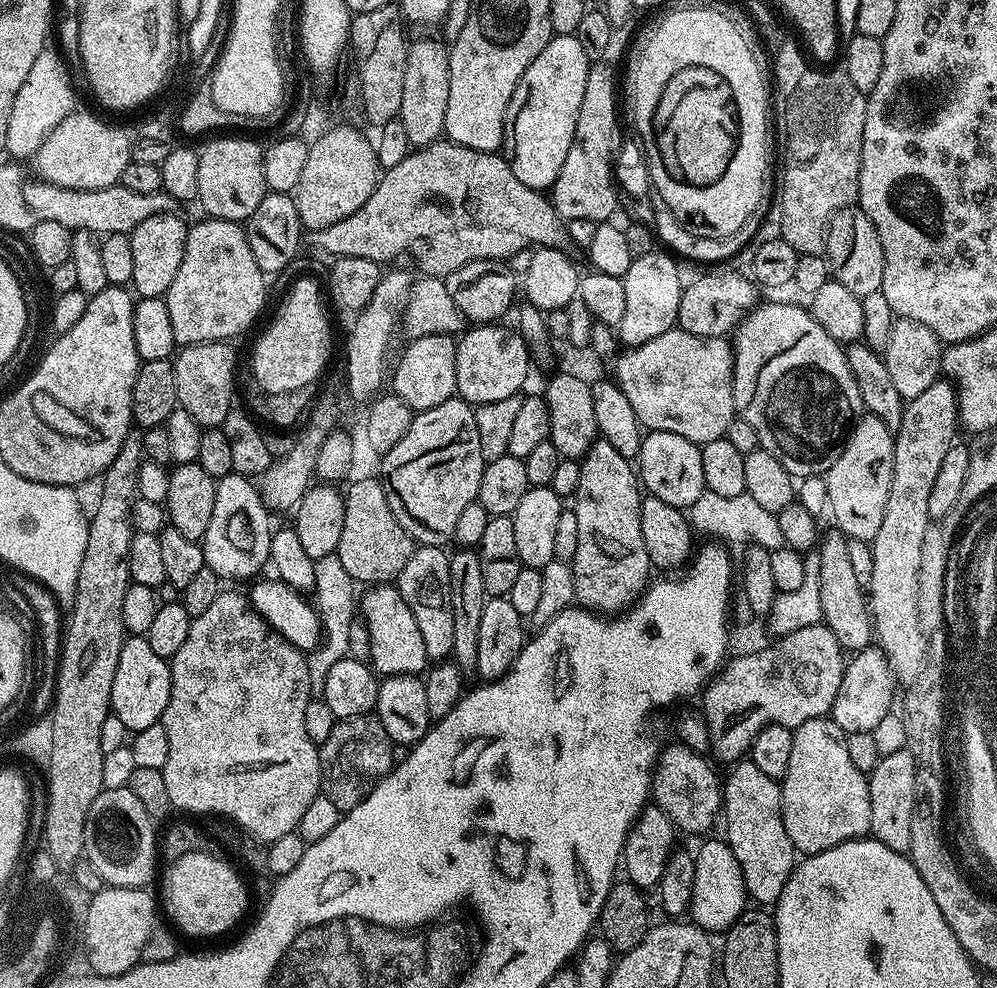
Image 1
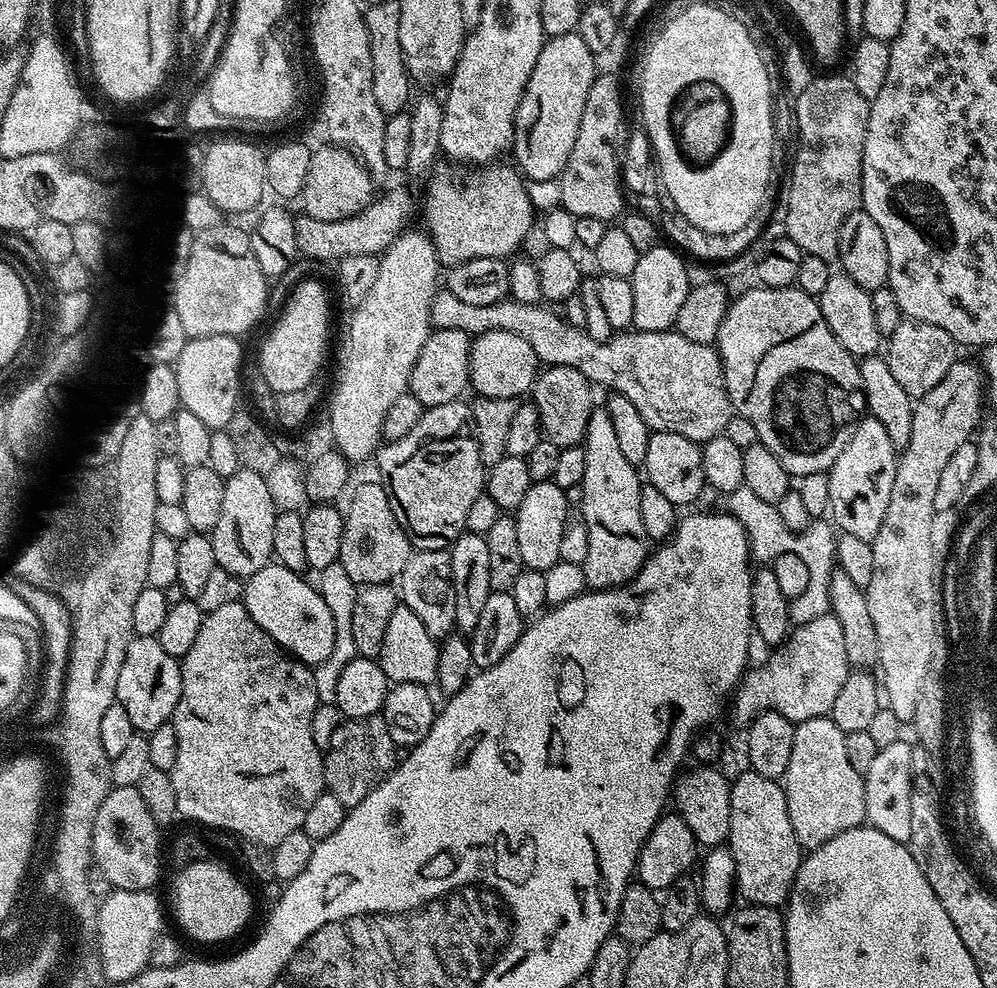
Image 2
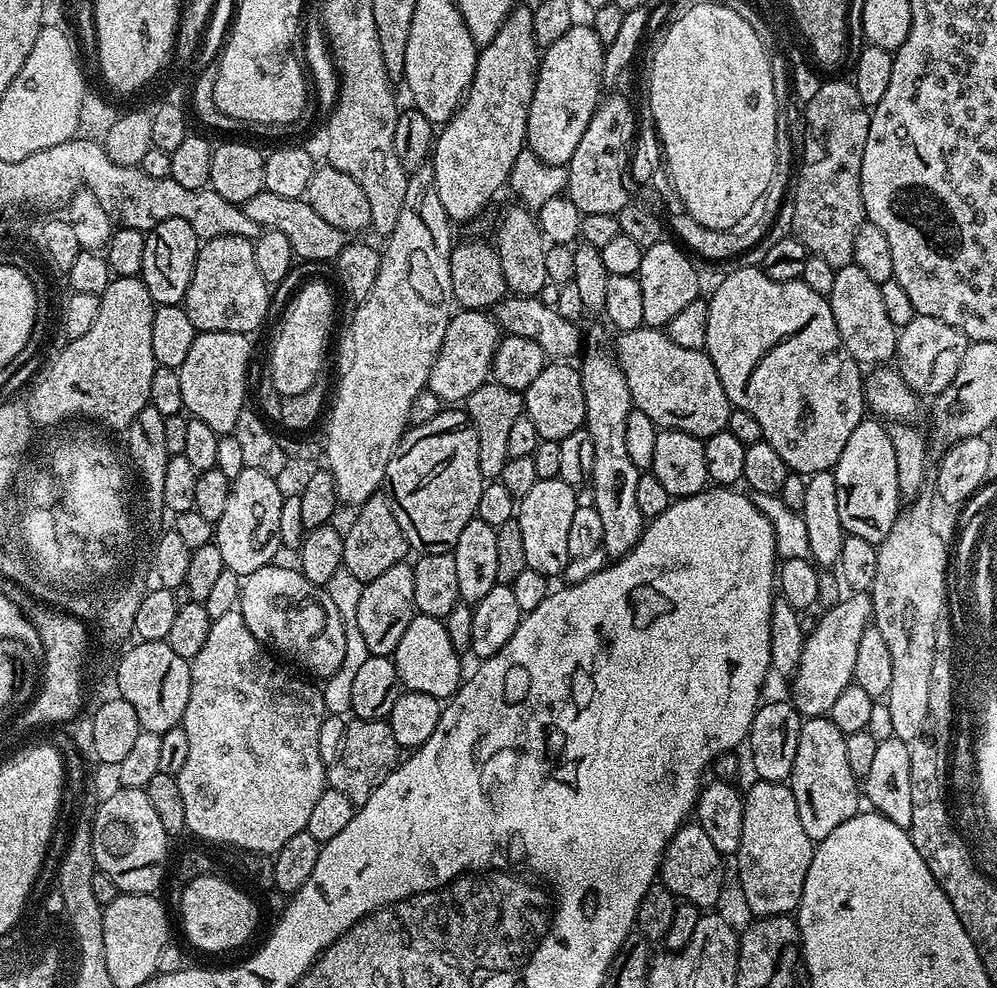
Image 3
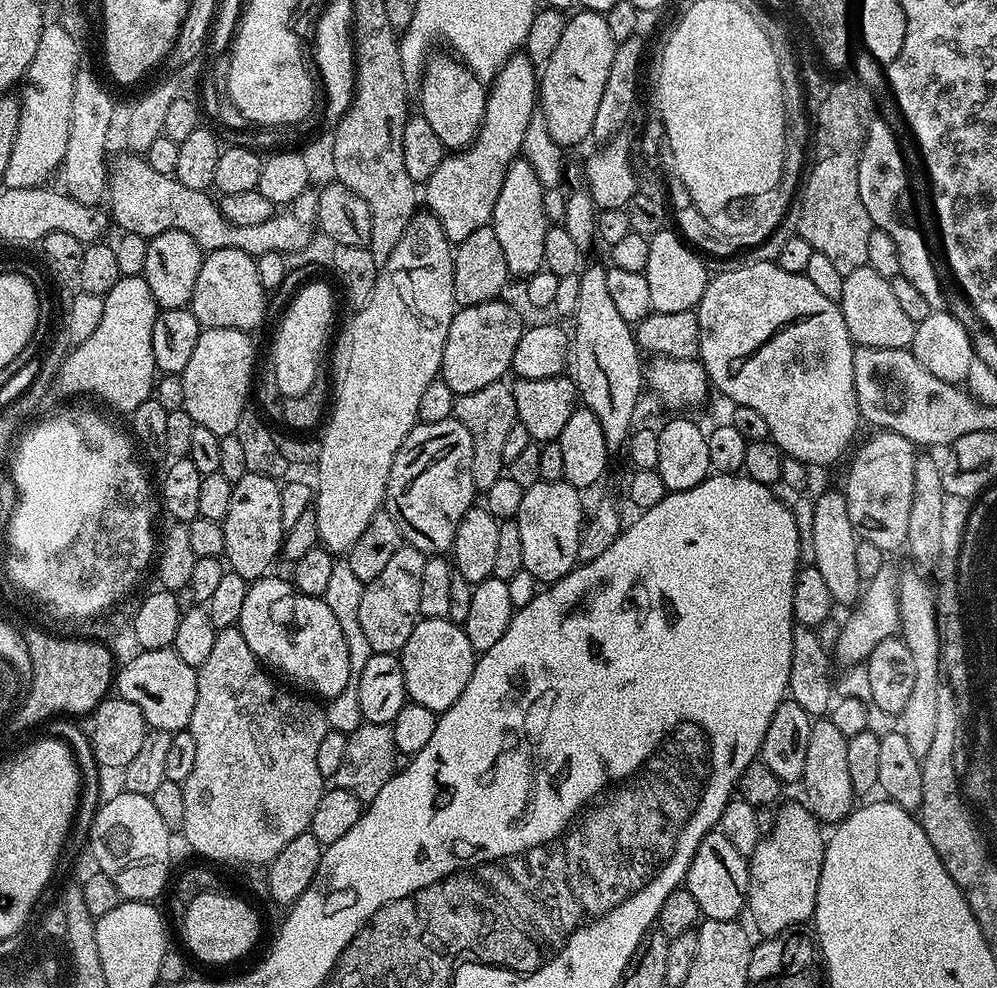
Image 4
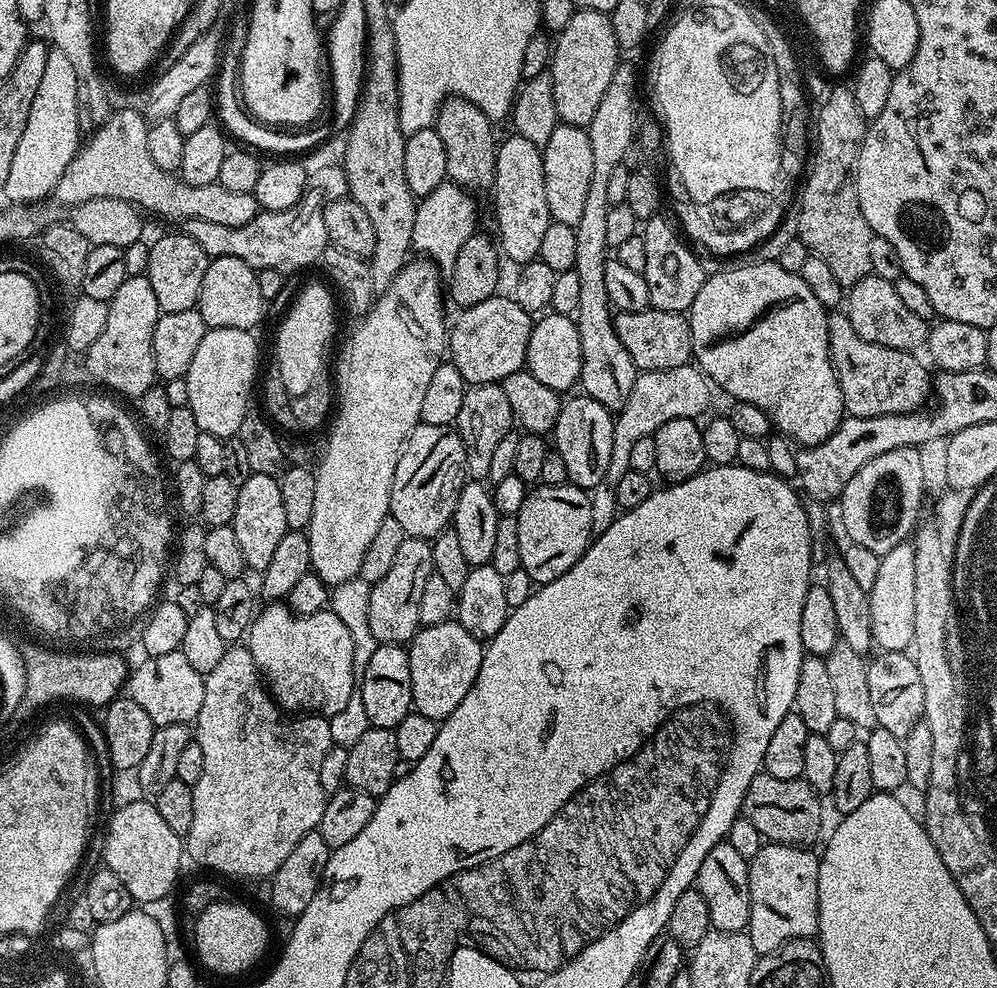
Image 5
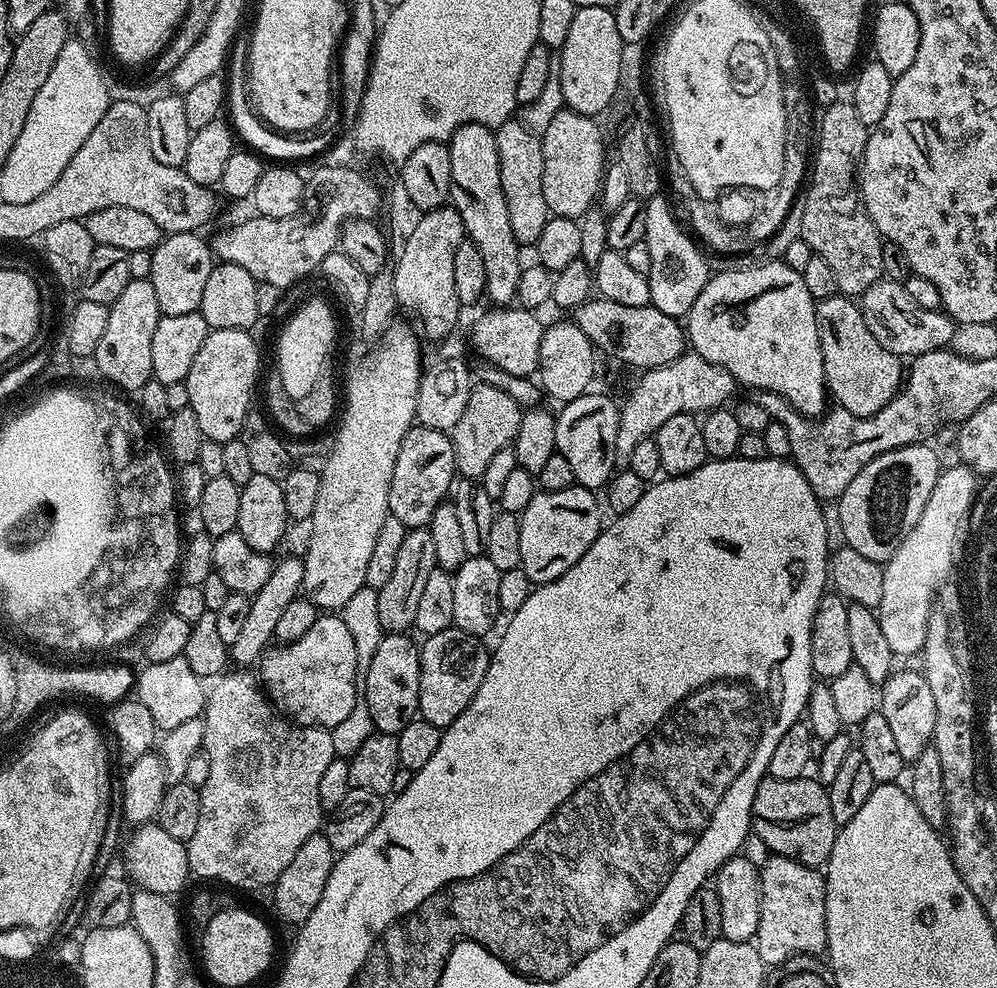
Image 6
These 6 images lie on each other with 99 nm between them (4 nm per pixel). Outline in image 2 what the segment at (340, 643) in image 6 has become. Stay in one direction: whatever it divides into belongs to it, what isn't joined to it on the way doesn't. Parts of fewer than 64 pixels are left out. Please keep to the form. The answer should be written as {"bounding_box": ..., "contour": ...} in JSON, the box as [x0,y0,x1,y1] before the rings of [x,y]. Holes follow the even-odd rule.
{"bounding_box":[242,562,336,666],"contour":[[[270,562],[243,581],[242,602],[250,618],[254,618],[254,622],[258,622],[258,626],[262,626],[262,630],[266,630],[289,656],[315,666],[330,658],[330,650],[334,650],[336,641],[336,627],[334,614],[330,614],[330,606],[326,606],[319,587],[315,583],[307,584],[304,578],[301,573]]]}

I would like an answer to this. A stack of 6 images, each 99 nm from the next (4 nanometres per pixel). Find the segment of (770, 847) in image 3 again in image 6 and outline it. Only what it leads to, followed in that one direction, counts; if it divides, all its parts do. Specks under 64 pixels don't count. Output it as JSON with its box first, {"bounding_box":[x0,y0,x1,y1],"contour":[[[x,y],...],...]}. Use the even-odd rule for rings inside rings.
{"bounding_box":[754,855,828,966],"contour":[[[769,855],[760,868],[762,914],[754,941],[765,966],[784,964],[791,956],[820,954],[828,947],[826,938],[826,886],[815,867],[799,864],[789,857]]]}

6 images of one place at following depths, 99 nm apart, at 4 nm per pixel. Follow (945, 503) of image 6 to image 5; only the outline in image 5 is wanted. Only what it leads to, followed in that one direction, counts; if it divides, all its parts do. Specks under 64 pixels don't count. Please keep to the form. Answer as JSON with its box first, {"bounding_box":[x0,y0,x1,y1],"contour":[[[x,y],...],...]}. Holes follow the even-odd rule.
{"bounding_box":[868,542,914,652],"contour":[[[905,542],[883,553],[878,578],[868,592],[872,643],[880,652],[908,652],[914,638],[914,547]]]}

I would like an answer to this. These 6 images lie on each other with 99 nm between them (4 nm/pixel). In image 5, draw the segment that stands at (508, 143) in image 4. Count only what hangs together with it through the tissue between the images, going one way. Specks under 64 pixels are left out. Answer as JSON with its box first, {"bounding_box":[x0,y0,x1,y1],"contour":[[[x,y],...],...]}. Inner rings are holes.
{"bounding_box":[412,182,478,273],"contour":[[[445,182],[417,203],[414,214],[412,247],[423,259],[431,260],[441,273],[451,273],[458,250],[478,230],[476,224],[476,200],[471,191],[459,184]]]}

